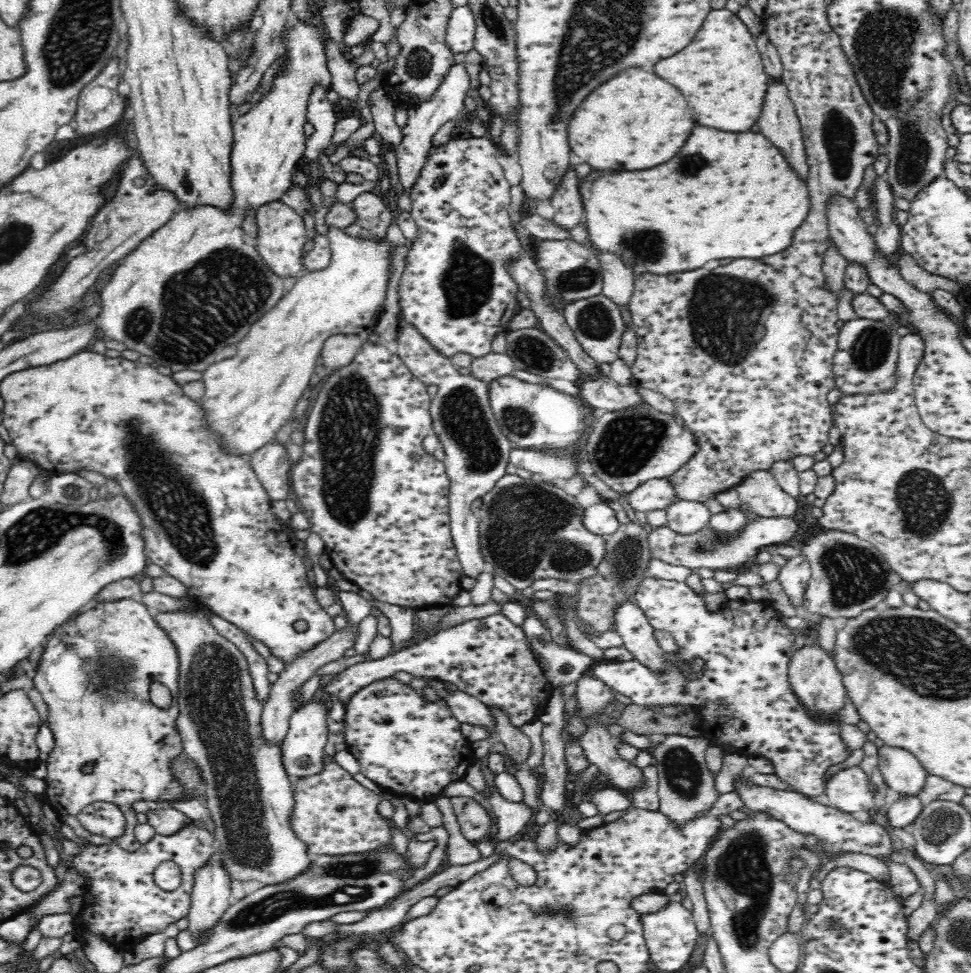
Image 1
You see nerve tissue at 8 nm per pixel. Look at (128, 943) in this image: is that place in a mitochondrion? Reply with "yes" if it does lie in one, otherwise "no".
no

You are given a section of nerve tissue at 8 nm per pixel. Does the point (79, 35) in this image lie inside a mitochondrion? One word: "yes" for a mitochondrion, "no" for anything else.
yes

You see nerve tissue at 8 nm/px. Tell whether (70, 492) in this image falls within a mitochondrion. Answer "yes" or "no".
yes

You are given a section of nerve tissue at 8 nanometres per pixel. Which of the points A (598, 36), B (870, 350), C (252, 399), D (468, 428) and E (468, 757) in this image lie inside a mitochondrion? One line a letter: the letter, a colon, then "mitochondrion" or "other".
A: mitochondrion
B: mitochondrion
C: other
D: mitochondrion
E: other

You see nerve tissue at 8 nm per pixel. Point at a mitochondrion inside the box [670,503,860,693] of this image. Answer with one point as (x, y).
(700, 547)

